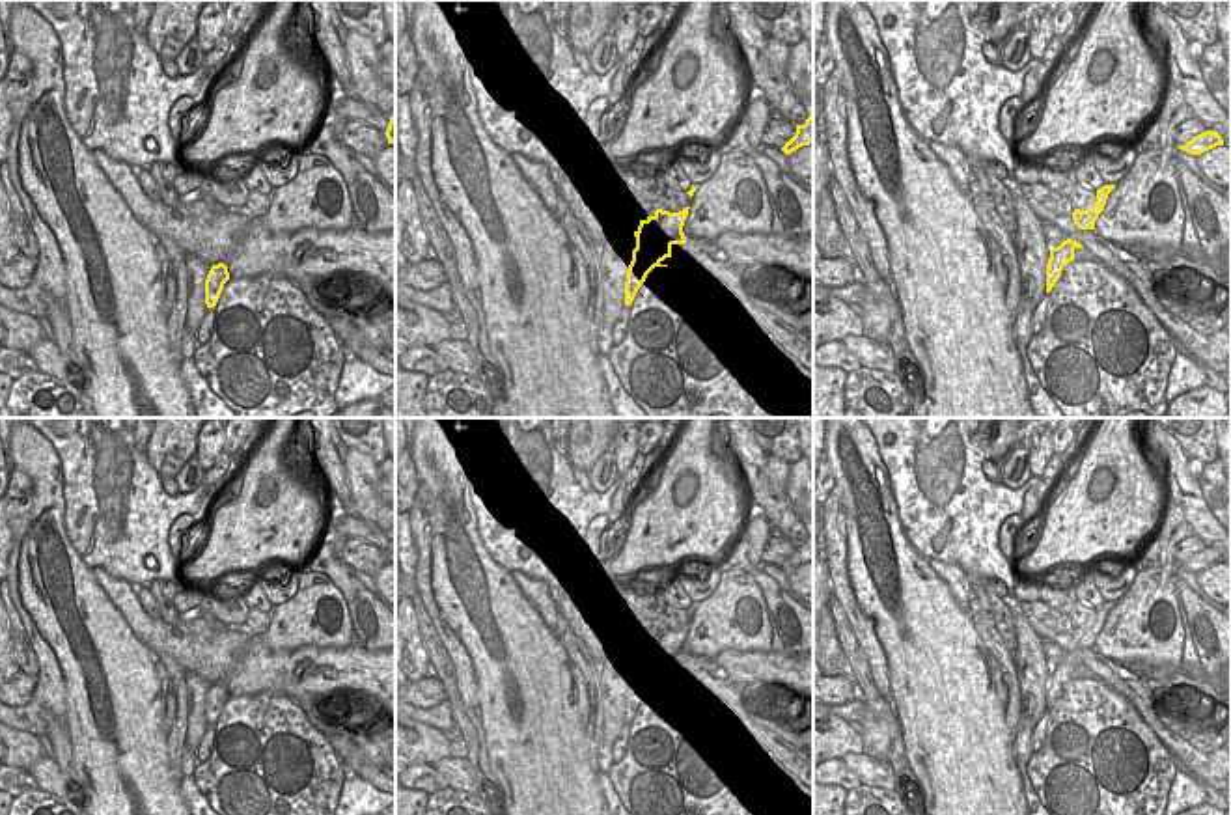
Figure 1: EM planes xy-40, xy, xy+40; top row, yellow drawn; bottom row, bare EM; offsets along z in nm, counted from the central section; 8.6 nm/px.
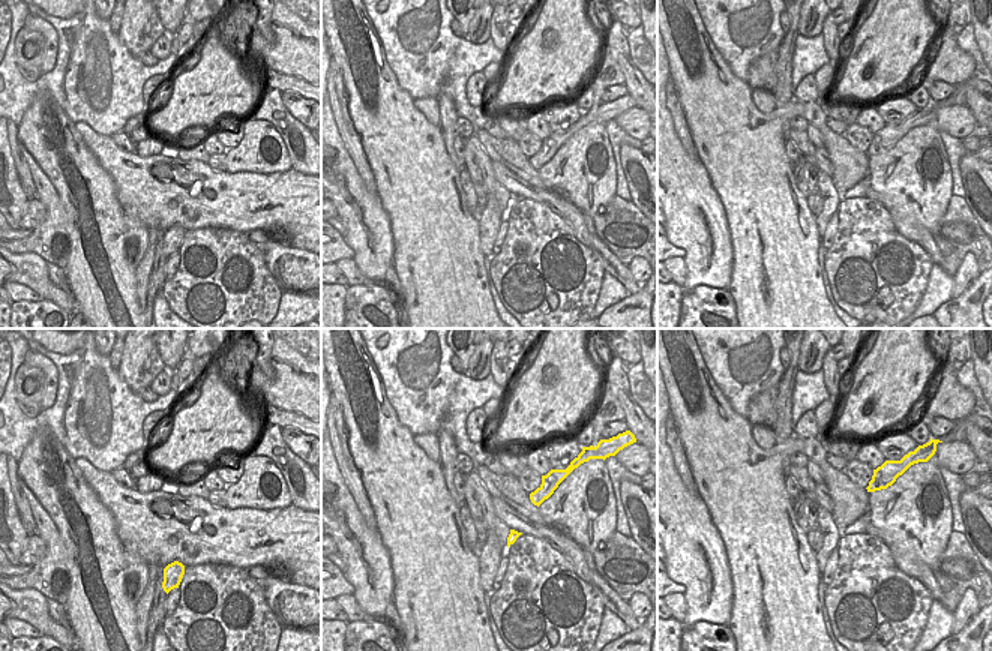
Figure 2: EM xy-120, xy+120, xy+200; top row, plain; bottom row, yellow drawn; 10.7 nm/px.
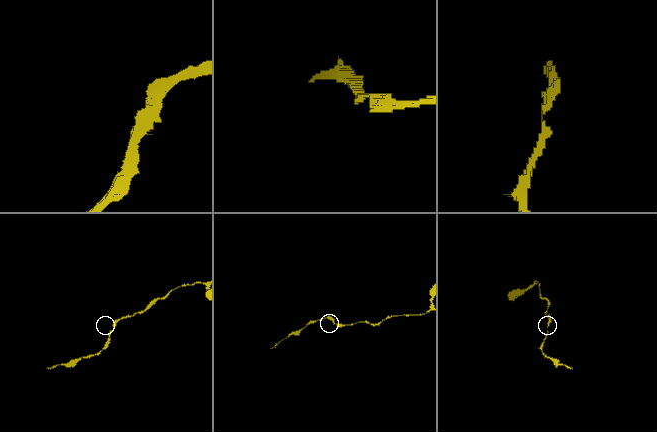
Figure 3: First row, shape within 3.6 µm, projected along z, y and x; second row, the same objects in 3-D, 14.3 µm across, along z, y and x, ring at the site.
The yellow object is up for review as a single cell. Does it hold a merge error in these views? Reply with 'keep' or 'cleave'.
keep

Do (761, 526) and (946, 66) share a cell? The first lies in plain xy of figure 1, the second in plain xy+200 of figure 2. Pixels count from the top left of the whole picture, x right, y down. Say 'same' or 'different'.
same

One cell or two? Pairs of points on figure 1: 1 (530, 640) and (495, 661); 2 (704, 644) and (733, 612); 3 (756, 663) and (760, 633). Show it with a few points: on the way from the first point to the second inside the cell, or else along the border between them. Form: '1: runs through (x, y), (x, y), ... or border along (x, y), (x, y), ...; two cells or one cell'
1: runs through (521, 649), (510, 661), (504, 661); one cell
2: runs through (709, 636), (726, 620); one cell
3: border along (771, 649), (722, 649), (715, 657); two cells

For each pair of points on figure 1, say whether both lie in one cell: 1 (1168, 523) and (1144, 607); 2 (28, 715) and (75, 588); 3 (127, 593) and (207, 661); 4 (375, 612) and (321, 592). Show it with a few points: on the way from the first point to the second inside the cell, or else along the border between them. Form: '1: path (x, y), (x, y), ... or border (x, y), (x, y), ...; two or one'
1: path (1166, 543), (1166, 569), (1157, 586); one
2: border (28, 614), (56, 659), (64, 679), (64, 694); two
3: path (138, 616), (159, 636), (185, 640); one
4: border (314, 571), (321, 571), (342, 593), (355, 640); two

